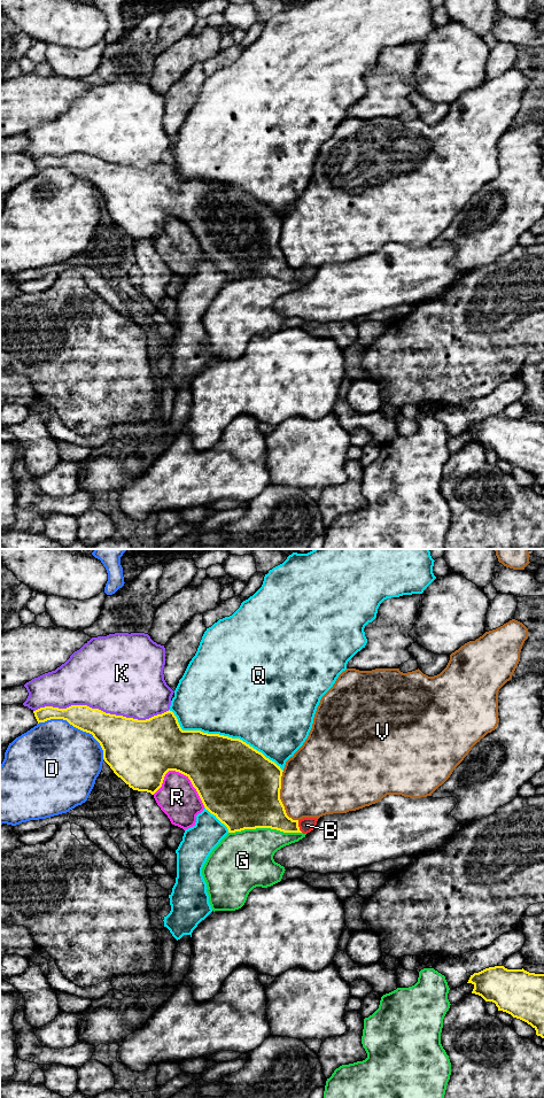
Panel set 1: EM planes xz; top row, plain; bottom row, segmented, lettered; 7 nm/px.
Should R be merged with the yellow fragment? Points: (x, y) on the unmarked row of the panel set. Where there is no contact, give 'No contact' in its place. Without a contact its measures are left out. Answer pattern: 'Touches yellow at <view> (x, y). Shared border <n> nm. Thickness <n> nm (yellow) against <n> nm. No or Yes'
Touches yellow at xz (181, 222). Shared border 380 nm. Thickness 420 nm (yellow) against 280 nm. No

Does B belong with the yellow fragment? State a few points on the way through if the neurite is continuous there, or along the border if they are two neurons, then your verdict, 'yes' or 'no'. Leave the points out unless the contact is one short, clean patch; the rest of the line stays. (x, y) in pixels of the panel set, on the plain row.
across xz (266, 258), (280, 270), (297, 275), (307, 273) | yes

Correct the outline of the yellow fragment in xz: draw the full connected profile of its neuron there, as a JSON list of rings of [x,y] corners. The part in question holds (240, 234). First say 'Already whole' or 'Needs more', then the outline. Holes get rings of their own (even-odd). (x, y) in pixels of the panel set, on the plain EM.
Needs more. [[[71,154],[67,157],[45,155],[33,162],[38,172],[63,168],[92,183],[103,199],[104,210],[133,239],[154,243],[162,235],[169,219],[186,224],[205,258],[224,272],[228,281],[271,277],[283,281],[308,283],[317,273],[317,266],[293,269],[287,264],[280,248],[283,219],[274,210],[240,187],[182,179],[170,158],[146,169],[106,162],[87,154]]]

